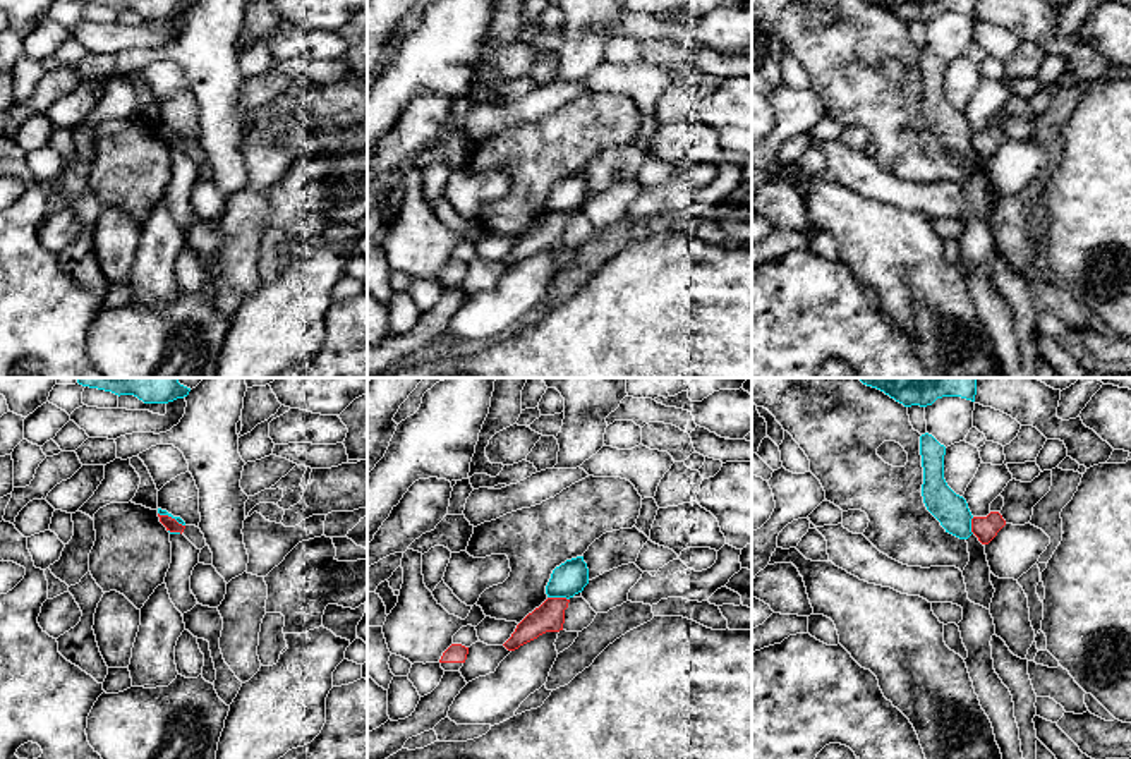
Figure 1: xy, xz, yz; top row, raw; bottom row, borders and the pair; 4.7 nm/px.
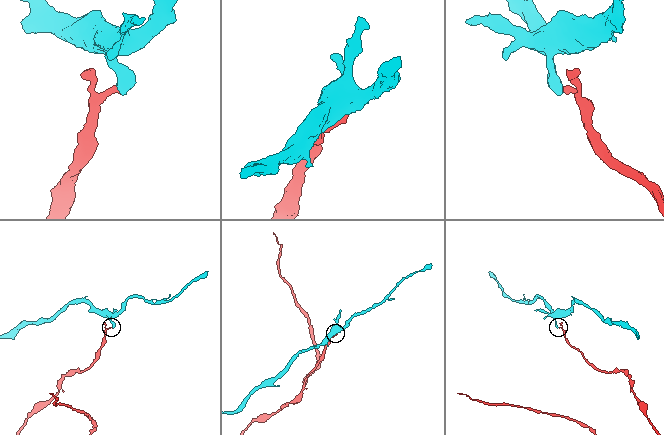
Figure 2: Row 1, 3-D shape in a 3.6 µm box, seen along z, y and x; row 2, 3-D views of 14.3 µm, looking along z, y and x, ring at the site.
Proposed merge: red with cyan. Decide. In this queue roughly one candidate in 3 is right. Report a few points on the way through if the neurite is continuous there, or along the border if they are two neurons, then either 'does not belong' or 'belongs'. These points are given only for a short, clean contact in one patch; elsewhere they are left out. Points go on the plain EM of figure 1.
along xz (548, 212), (565, 212), (568, 215) | does not belong

